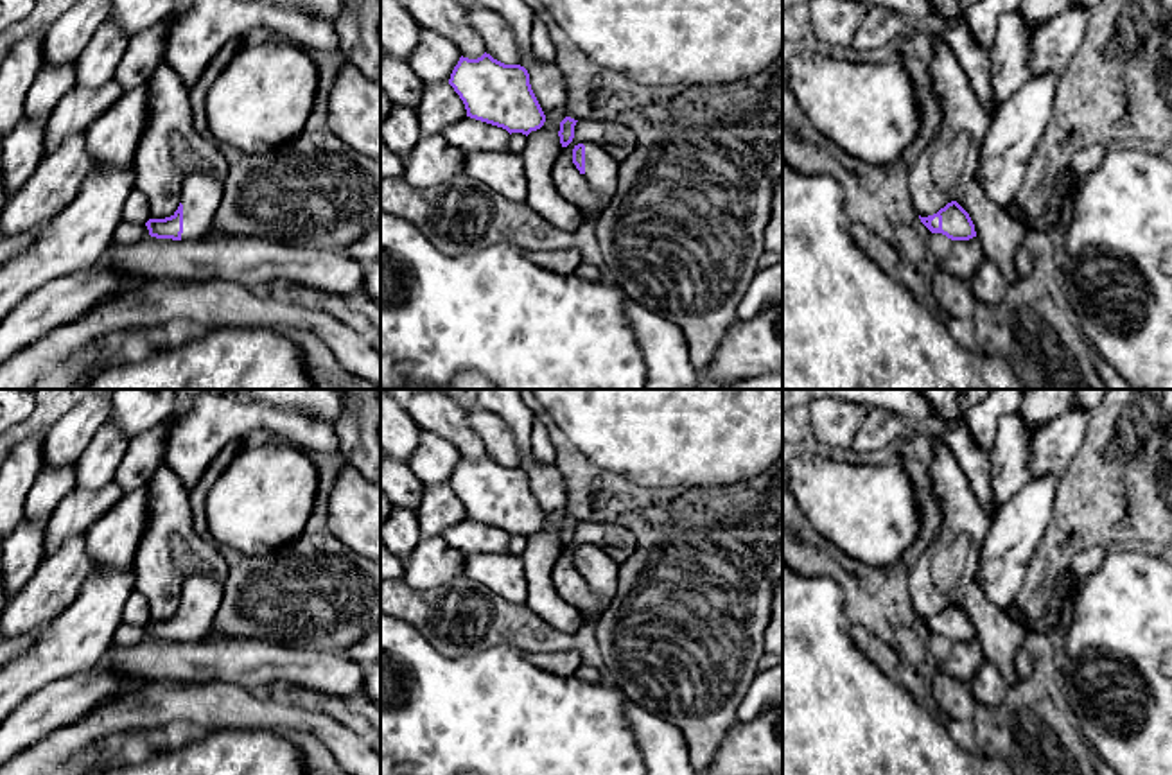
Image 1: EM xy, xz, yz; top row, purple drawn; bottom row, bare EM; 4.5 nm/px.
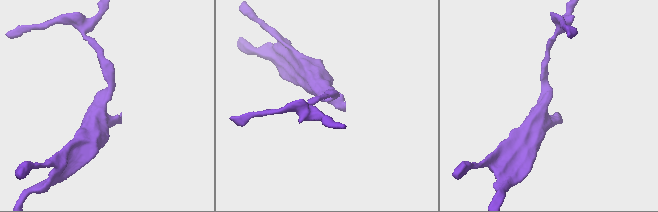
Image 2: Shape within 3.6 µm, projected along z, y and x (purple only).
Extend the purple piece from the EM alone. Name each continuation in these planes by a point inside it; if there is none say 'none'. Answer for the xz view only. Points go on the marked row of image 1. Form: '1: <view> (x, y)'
1: xz (602, 173)

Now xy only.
1: xy (201, 194)

